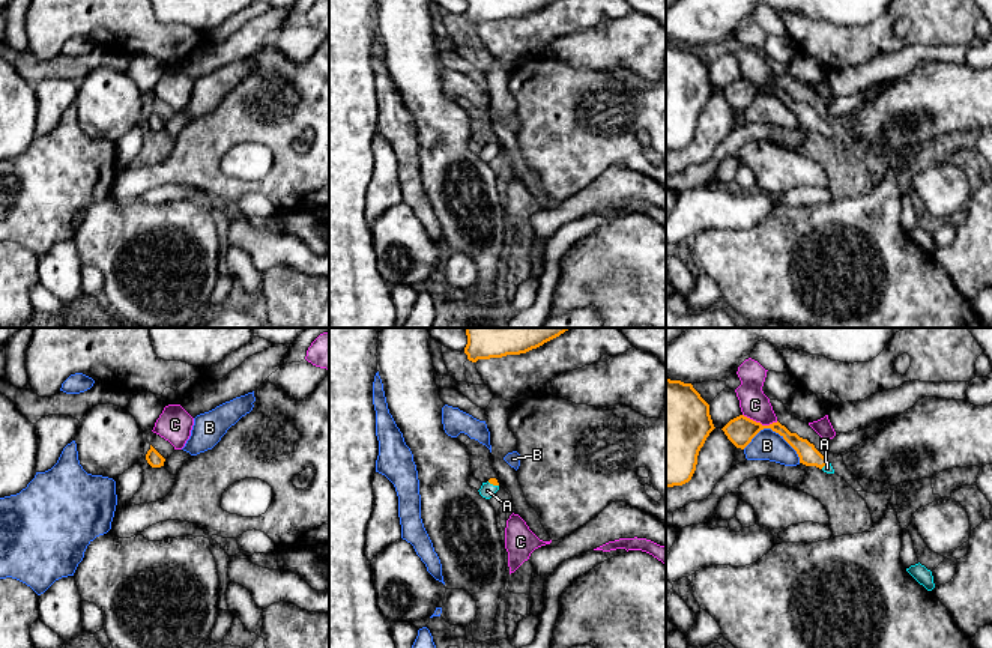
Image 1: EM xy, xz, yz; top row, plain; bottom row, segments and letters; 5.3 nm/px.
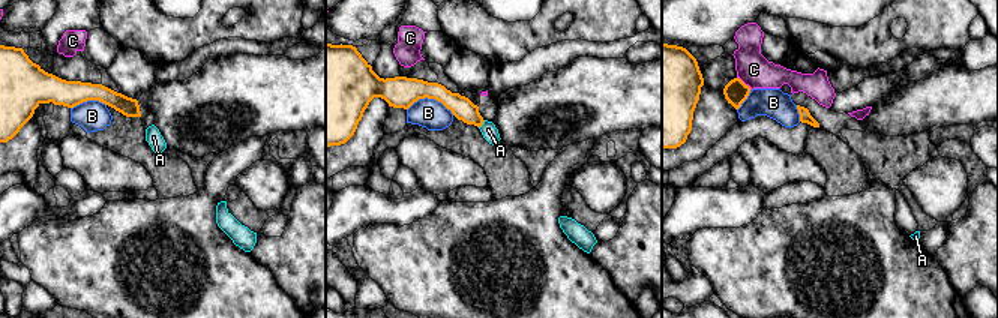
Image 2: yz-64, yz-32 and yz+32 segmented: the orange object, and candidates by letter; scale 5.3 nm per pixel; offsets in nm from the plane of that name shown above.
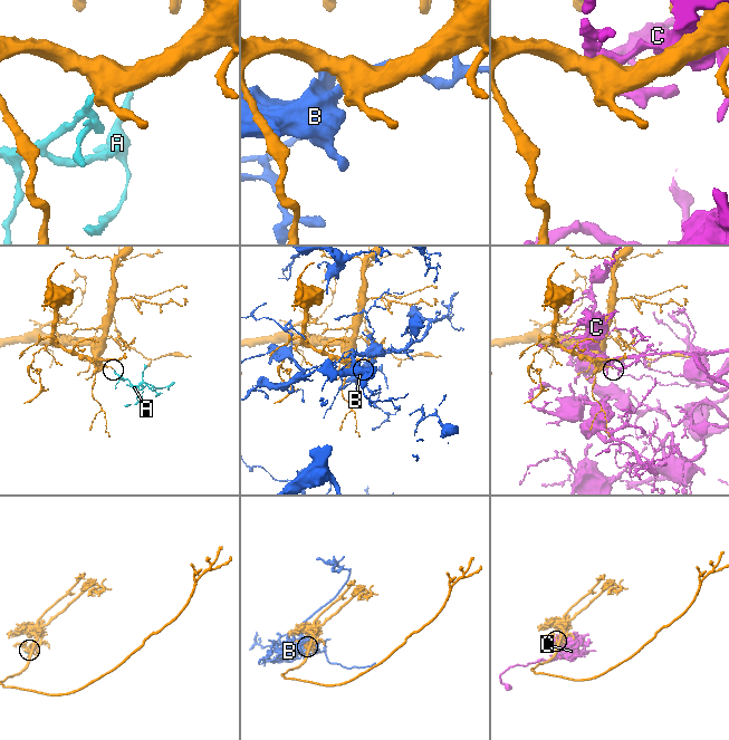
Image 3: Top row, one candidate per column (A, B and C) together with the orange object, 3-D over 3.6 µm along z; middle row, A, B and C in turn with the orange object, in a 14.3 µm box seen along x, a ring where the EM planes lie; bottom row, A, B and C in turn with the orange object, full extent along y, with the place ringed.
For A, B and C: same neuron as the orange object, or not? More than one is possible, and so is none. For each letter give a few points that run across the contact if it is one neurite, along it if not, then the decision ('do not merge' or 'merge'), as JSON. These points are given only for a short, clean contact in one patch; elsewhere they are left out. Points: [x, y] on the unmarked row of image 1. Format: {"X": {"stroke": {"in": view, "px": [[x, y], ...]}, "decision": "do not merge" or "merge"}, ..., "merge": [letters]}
{"A": {"stroke": {"in": "xz", "px": [[493, 145], [493, 148], [487, 154]]}, "decision": "merge"}, "B": {"decision": "do not merge"}, "C": {"decision": "do not merge"}, "merge": ["A"]}

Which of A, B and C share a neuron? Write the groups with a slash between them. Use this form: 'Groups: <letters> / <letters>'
Groups: A / B / C

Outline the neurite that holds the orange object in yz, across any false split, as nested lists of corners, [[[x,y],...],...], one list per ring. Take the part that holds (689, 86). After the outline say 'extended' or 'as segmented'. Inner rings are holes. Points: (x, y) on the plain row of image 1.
[[[666,42],[666,150],[682,149],[691,143],[699,114],[714,92],[709,68],[693,48]]]; as segmented

